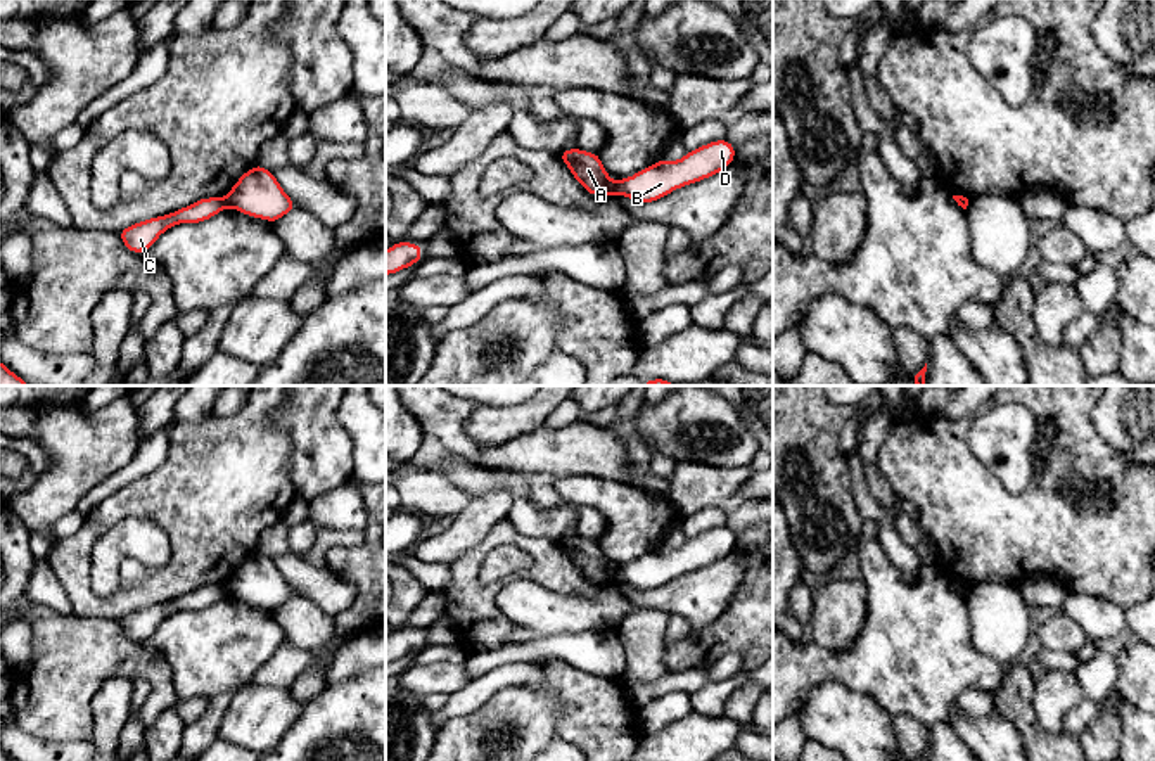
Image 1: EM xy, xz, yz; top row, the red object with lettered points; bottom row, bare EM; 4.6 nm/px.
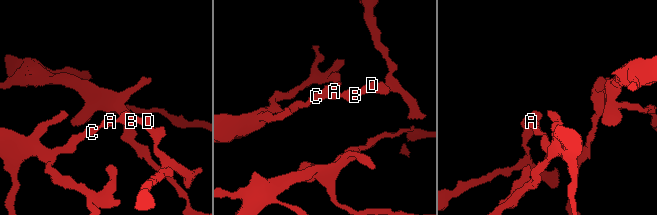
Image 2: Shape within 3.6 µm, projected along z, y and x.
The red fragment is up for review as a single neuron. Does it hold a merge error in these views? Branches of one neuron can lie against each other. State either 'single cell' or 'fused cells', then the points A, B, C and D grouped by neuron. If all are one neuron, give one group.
fused cells | A C / B D

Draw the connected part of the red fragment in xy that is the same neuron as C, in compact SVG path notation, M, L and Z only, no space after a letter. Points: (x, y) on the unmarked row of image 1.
M206 585L175 600L130 612L118 621L130 640L147 640L154 633L157 624L173 612L201 611L213 605L225 595L227 595L225 586Z

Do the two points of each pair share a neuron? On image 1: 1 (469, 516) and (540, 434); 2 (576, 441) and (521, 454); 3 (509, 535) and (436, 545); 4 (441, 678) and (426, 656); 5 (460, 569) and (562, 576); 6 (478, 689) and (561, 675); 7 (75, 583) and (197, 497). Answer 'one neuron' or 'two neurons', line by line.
1: two neurons
2: one neuron
3: two neurons
4: two neurons
5: one neuron
6: two neurons
7: one neuron

